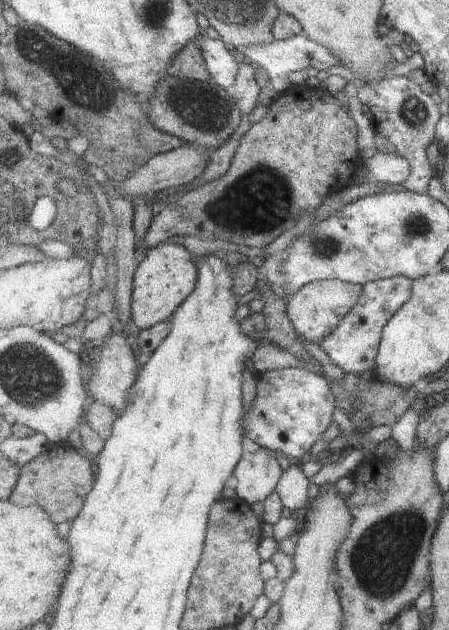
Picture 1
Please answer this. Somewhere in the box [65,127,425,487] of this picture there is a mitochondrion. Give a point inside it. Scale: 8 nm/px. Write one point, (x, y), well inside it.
(261, 199)

